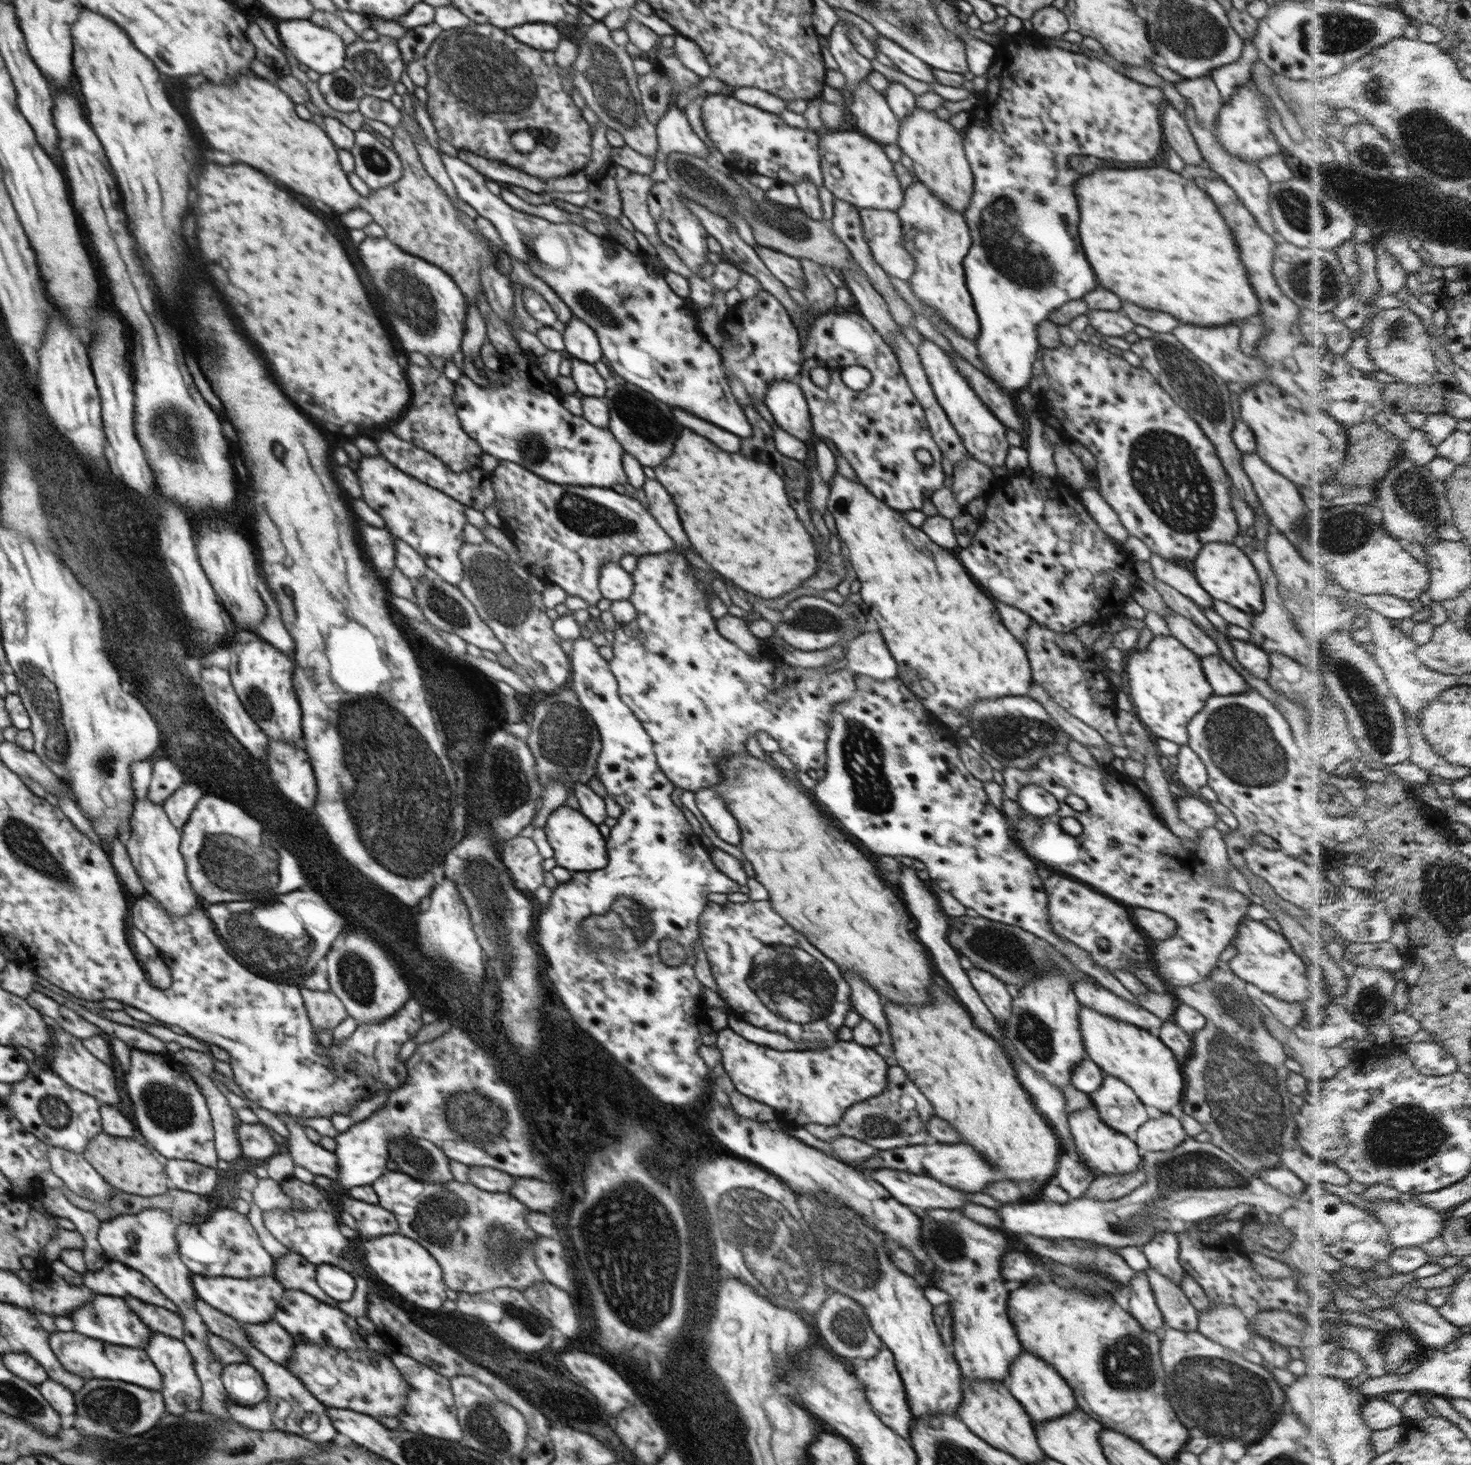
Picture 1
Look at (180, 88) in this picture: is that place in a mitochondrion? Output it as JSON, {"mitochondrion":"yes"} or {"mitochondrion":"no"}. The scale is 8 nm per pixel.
{"mitochondrion":"no"}

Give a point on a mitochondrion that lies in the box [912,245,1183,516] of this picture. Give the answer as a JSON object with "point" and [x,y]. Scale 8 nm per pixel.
{"point":[1033,277]}

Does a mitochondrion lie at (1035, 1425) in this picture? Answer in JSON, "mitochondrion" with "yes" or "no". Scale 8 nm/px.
{"mitochondrion":"no"}

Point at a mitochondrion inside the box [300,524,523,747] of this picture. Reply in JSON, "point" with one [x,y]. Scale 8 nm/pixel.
{"point":[445,606]}

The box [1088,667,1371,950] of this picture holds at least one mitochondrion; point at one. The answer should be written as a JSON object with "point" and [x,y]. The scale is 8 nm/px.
{"point":[1240,743]}

